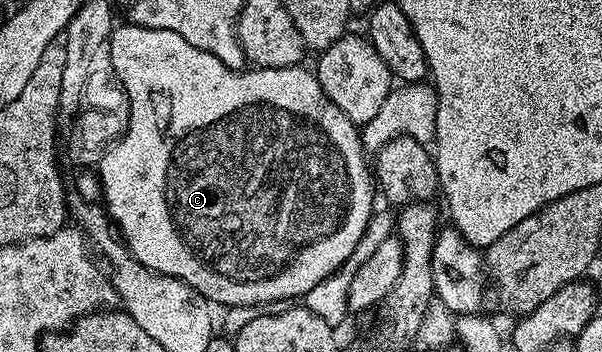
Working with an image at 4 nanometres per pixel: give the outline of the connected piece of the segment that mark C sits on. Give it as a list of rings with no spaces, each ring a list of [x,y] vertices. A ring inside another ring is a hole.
[[[132,24],[124,25],[118,25],[114,29],[113,35],[109,37],[109,43],[111,44],[111,64],[115,68],[115,72],[119,76],[119,80],[129,97],[129,126],[125,130],[124,136],[114,146],[110,146],[108,150],[102,153],[99,159],[99,167],[101,166],[101,170],[99,169],[99,177],[103,191],[104,209],[107,211],[110,219],[115,223],[116,229],[119,231],[126,248],[133,254],[133,258],[139,264],[145,265],[157,274],[180,278],[190,285],[191,288],[200,292],[210,303],[216,304],[217,306],[219,304],[221,308],[228,308],[230,306],[264,307],[266,305],[265,302],[281,302],[277,304],[285,304],[290,300],[304,299],[305,294],[311,292],[311,288],[315,288],[315,284],[327,280],[327,276],[331,276],[336,270],[342,269],[346,265],[345,261],[350,261],[353,258],[355,244],[359,244],[359,240],[365,235],[365,229],[369,227],[370,222],[374,221],[375,218],[375,213],[373,214],[375,178],[371,173],[370,163],[369,166],[365,163],[367,151],[361,144],[358,123],[353,122],[347,116],[343,116],[343,112],[339,112],[339,108],[335,108],[333,101],[323,92],[316,73],[312,69],[305,70],[306,67],[304,65],[288,66],[287,68],[246,68],[243,70],[232,70],[224,66],[215,56],[211,56],[211,52],[203,52],[199,48],[195,48],[195,44],[187,44],[187,40],[183,40],[183,36],[175,36],[175,32],[163,32],[155,28],[143,28],[142,26],[134,26]]]

